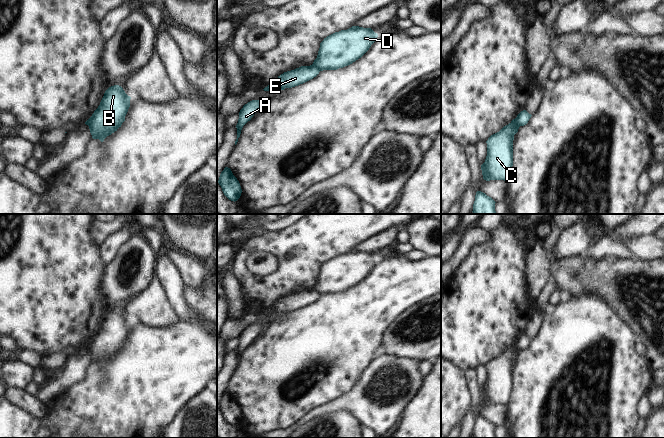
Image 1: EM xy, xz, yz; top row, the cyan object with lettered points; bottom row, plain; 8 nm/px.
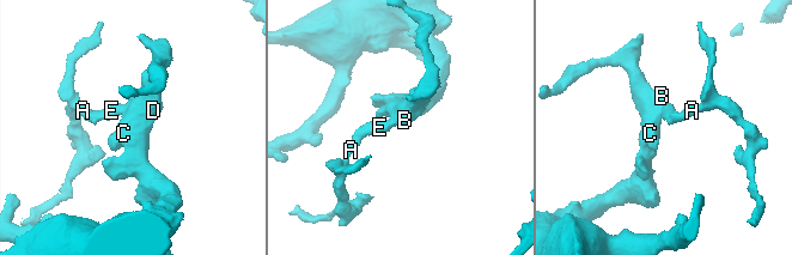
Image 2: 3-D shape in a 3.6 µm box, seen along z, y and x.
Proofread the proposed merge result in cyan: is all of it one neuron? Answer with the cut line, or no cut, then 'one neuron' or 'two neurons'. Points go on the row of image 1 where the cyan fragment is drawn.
yz (516, 117), (516, 123), (519, 126) | two neurons

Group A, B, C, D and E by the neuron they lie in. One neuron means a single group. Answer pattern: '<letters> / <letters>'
A E / B C D

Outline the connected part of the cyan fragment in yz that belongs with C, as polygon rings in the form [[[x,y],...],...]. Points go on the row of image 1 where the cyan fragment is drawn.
[[[515,118],[488,138],[487,156],[481,165],[484,180],[509,180],[513,166],[513,140],[518,129]]]

